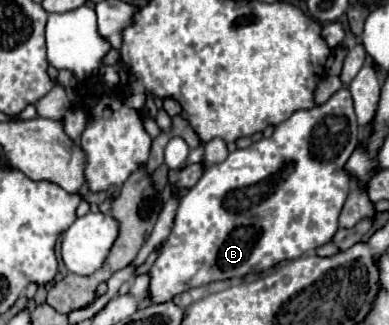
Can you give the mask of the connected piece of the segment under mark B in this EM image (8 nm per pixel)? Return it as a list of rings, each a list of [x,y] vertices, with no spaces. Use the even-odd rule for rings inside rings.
[[[341,88],[339,92],[335,92],[325,104],[315,106],[311,110],[297,110],[291,114],[291,118],[287,118],[285,122],[281,122],[275,132],[271,134],[271,138],[263,138],[259,142],[253,142],[249,148],[243,150],[235,150],[227,156],[227,160],[209,166],[203,176],[199,178],[199,182],[181,198],[177,216],[175,216],[175,224],[173,230],[169,234],[169,238],[165,240],[159,258],[155,260],[155,264],[151,266],[151,286],[149,286],[149,296],[153,298],[153,302],[167,302],[173,300],[175,294],[181,294],[185,290],[197,288],[197,286],[205,286],[209,282],[225,282],[225,280],[233,280],[233,278],[243,278],[243,276],[259,276],[263,272],[267,272],[271,266],[275,266],[281,260],[293,260],[299,258],[303,254],[309,254],[313,250],[317,250],[319,246],[331,242],[333,234],[337,232],[339,224],[339,212],[343,208],[343,202],[349,194],[349,176],[343,170],[349,154],[355,150],[359,142],[359,126],[357,126],[357,118],[355,118],[355,110],[353,110],[353,98],[351,92],[347,88]]]

